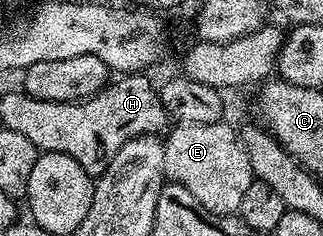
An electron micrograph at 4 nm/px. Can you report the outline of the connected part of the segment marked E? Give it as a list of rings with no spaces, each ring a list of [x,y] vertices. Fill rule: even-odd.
[[[224,120],[215,123],[174,124],[168,130],[169,138],[164,138],[165,154],[163,167],[165,177],[172,184],[187,187],[203,207],[212,213],[237,213],[239,203],[243,203],[243,194],[255,180],[251,171],[251,159],[247,159],[247,151],[241,142],[240,132],[225,125]]]

